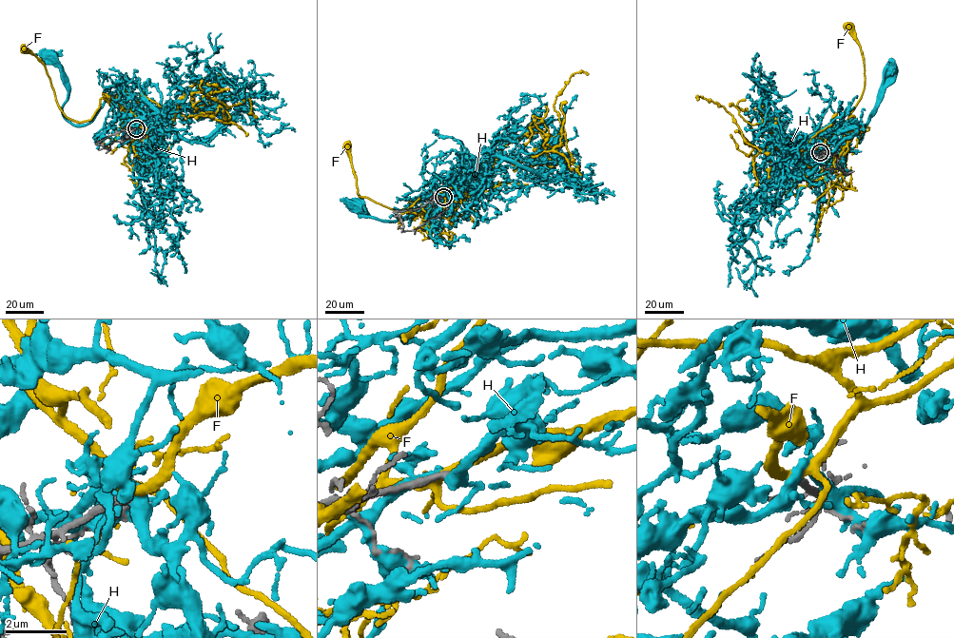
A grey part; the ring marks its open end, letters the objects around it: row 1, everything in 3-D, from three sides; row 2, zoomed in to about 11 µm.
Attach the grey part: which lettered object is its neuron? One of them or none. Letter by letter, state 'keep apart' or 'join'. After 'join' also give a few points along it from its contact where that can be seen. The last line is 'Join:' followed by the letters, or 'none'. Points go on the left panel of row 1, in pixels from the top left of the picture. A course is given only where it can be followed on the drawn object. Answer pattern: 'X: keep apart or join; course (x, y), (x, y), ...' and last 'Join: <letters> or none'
F: keep apart
H: keep apart
Join: none

